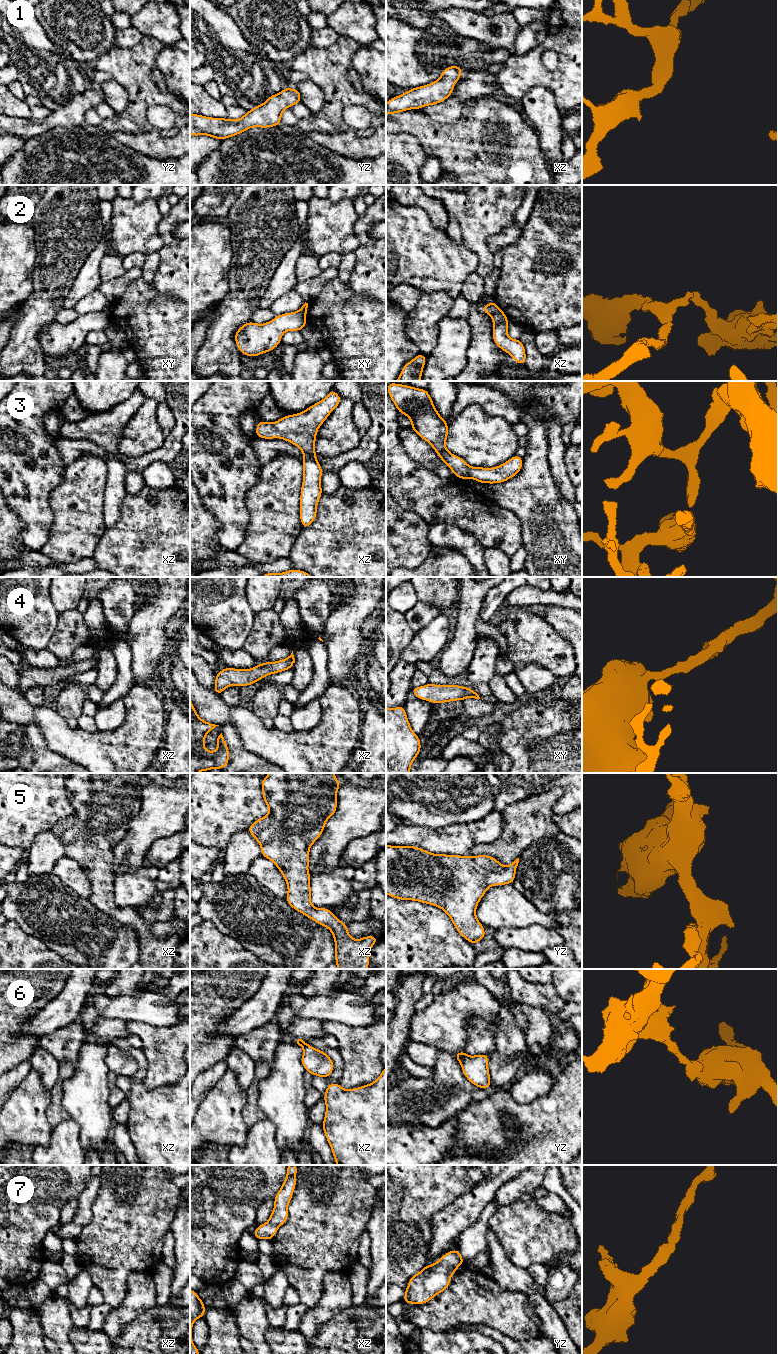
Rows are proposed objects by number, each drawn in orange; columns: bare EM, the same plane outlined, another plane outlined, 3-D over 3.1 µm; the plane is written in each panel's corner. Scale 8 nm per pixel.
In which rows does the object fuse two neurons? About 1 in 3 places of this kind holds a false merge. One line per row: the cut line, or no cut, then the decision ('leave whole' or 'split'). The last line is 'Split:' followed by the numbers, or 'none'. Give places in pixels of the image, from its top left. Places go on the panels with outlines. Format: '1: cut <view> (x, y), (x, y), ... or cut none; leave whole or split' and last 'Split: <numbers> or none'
1: cut none; leave whole
2: cut xz (499, 309), (491, 316); split
3: cut none; leave whole
4: cut none; leave whole
5: cut none; leave whole
6: cut yz (467, 1055), (461, 1063); split
7: cut none; leave whole
Split: 2, 6

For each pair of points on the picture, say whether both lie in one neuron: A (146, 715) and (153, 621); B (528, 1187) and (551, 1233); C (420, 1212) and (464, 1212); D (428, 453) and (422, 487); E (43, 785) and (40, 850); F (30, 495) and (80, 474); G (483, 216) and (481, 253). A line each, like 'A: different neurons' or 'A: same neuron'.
A: different neurons
B: different neurons
C: different neurons
D: different neurons
E: different neurons
F: different neurons
G: same neuron

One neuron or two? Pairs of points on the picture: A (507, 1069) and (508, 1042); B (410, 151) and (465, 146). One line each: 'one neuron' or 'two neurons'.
A: one neuron
B: two neurons

